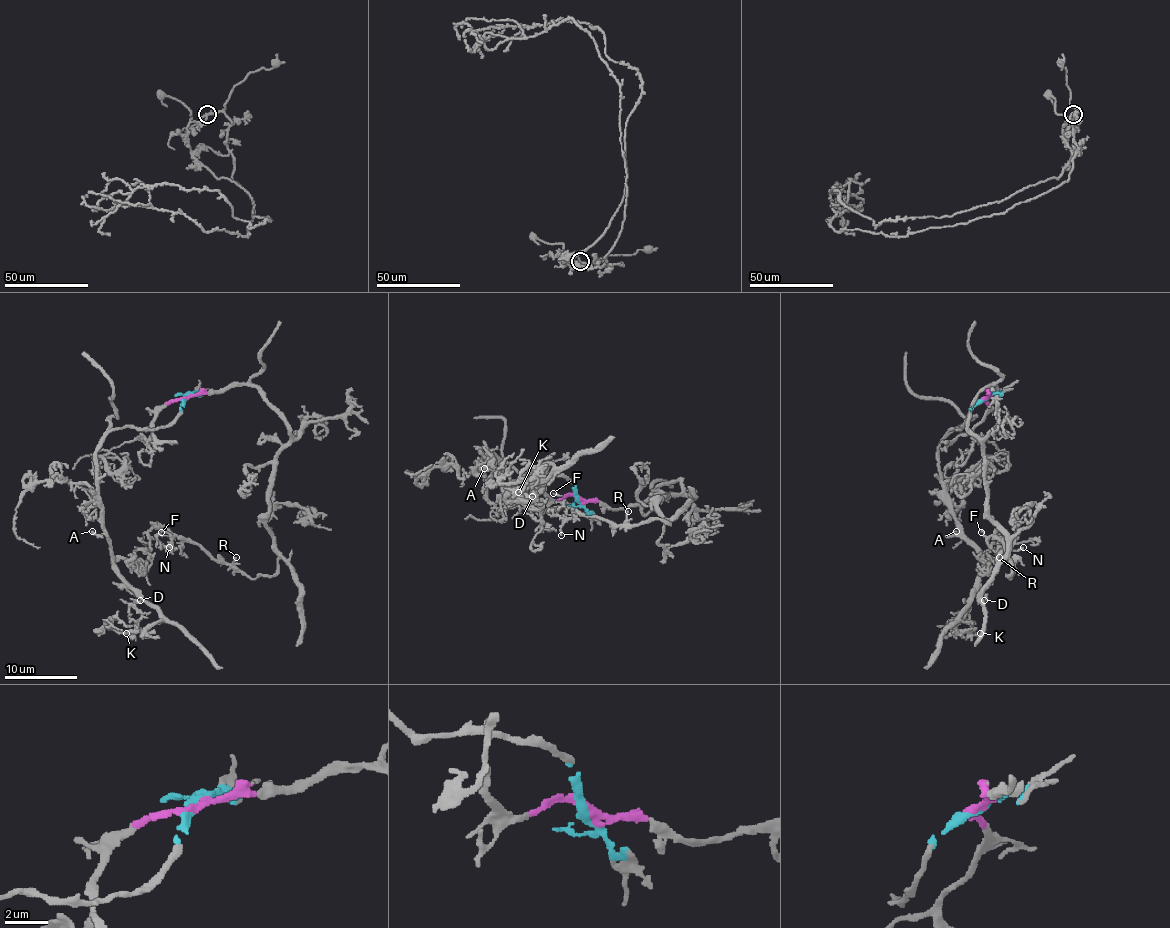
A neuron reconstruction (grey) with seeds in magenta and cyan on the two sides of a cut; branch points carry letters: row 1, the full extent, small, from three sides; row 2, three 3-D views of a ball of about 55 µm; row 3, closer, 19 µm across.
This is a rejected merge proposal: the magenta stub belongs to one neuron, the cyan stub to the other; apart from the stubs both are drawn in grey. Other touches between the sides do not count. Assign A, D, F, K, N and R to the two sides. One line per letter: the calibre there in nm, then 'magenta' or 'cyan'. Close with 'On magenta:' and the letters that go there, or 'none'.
A: 220 nm | cyan
D: 170 nm | cyan
F: 130 nm | magenta
K: 170 nm | cyan
N: 180 nm | magenta
R: 150 nm | magenta
On magenta: F, N, R

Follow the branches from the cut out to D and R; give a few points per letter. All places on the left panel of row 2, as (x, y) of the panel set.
D: (186, 398), (170, 423), (155, 429), (124, 425), (113, 429), (97, 451), (97, 500), (113, 569), (140, 601)
R: (186, 398), (254, 385), (286, 425), (290, 442), (275, 460), (266, 520), (277, 569), (246, 577), (235, 557)

